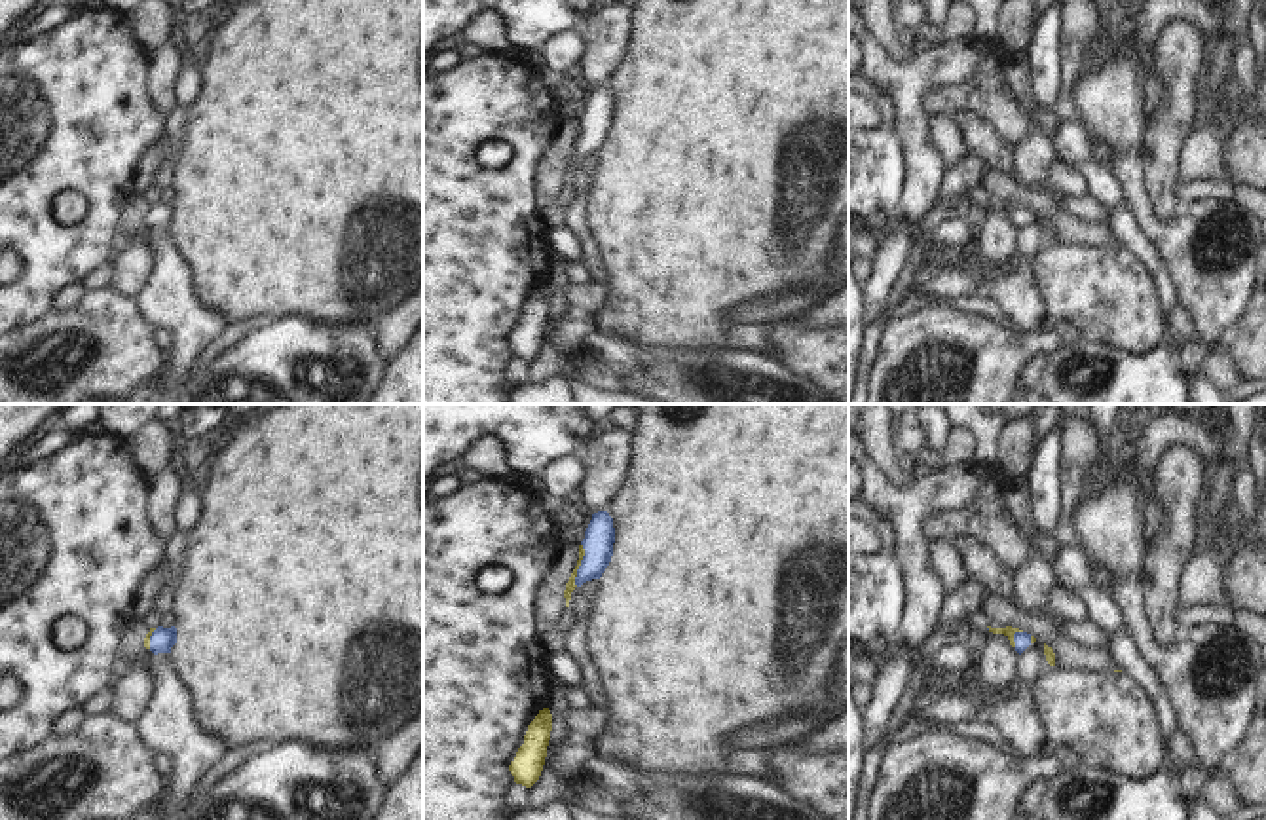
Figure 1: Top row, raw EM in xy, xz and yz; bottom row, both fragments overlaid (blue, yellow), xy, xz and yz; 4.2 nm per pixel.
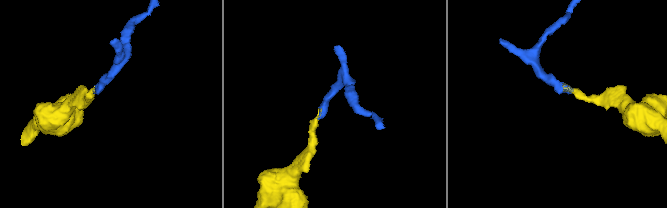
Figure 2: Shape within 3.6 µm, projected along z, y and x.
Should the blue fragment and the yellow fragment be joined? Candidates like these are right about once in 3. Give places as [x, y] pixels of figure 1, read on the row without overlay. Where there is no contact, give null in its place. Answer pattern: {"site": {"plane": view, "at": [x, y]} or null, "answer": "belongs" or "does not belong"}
{"site": {"plane": "xz", "at": [581, 139]}, "answer": "belongs"}

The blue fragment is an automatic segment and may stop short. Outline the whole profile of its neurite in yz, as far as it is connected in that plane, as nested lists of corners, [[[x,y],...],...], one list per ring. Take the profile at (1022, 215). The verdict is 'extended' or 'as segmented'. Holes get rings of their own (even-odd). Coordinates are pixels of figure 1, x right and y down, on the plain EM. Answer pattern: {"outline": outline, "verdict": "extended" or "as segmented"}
{"outline": [[[987,201],[989,207],[993,209],[1004,209],[1008,214],[1010,214],[1010,220],[1021,230],[1031,218],[1036,216],[1034,211],[1019,205],[1019,203],[1012,203],[1012,201],[1006,201],[1006,203],[991,203]]], "verdict": "extended"}

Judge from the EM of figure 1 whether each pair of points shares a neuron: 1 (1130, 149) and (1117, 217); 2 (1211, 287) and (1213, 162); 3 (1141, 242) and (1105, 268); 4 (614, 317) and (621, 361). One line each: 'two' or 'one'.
1: two
2: two
3: two
4: two

